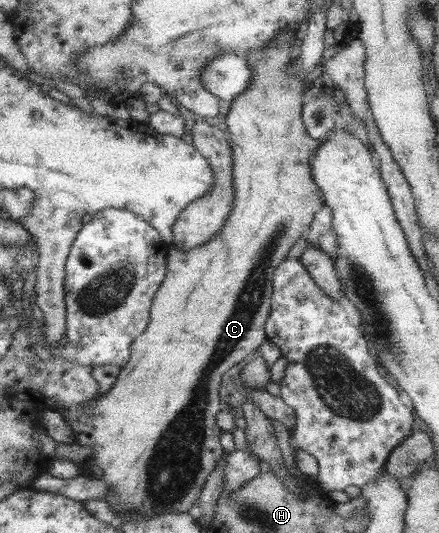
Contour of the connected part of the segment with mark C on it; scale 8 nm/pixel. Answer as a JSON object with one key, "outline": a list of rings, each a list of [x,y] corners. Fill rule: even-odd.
{"outline":[[[283,29],[277,39],[273,41],[266,49],[261,51],[253,51],[248,55],[251,66],[253,67],[253,81],[249,85],[249,89],[240,97],[237,97],[228,105],[226,123],[227,131],[230,133],[231,149],[233,151],[233,178],[235,187],[235,198],[232,213],[226,220],[226,225],[214,236],[210,241],[198,247],[189,250],[179,250],[172,247],[169,251],[169,268],[162,282],[161,288],[157,291],[157,295],[153,299],[153,308],[151,311],[151,322],[146,331],[138,336],[133,343],[133,352],[131,359],[126,368],[121,370],[118,380],[114,388],[106,395],[93,399],[93,402],[85,402],[84,404],[74,404],[69,408],[65,415],[65,420],[74,431],[76,443],[84,447],[90,447],[94,450],[92,456],[85,461],[84,475],[91,478],[102,478],[104,483],[108,485],[108,494],[106,500],[119,515],[122,516],[155,516],[165,513],[184,513],[197,512],[198,501],[201,498],[204,487],[210,477],[212,471],[216,469],[216,463],[222,459],[224,455],[224,447],[220,445],[220,433],[222,429],[218,426],[217,417],[222,412],[222,399],[220,399],[220,389],[222,389],[222,377],[224,373],[228,373],[234,365],[238,365],[240,361],[244,361],[248,355],[256,355],[261,349],[261,345],[269,339],[265,327],[269,319],[273,305],[273,279],[277,267],[286,258],[288,249],[294,245],[294,242],[301,237],[302,233],[307,230],[314,213],[322,209],[324,201],[322,201],[321,191],[314,183],[314,177],[311,173],[311,159],[314,157],[314,152],[321,145],[323,140],[315,140],[307,133],[304,123],[301,121],[301,100],[302,100],[302,79],[304,77],[290,77],[285,69],[289,66],[293,58],[293,47],[297,43],[297,29]],[[91,405],[92,415],[86,417],[82,415],[85,407]]]}

